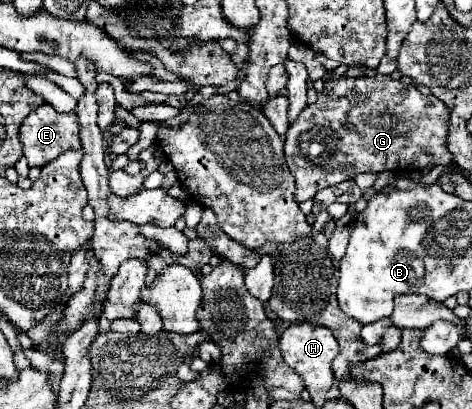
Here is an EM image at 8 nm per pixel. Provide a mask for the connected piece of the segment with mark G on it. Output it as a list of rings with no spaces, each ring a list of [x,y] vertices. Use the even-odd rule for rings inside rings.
[[[389,75],[373,77],[339,77],[327,79],[325,89],[319,93],[313,105],[301,111],[301,117],[293,121],[285,135],[285,159],[295,177],[295,201],[315,197],[323,187],[337,185],[341,181],[353,179],[357,173],[381,173],[381,171],[413,171],[425,165],[449,165],[453,163],[451,153],[447,153],[447,129],[449,111],[435,95],[421,93],[415,85],[405,81],[395,81]]]

